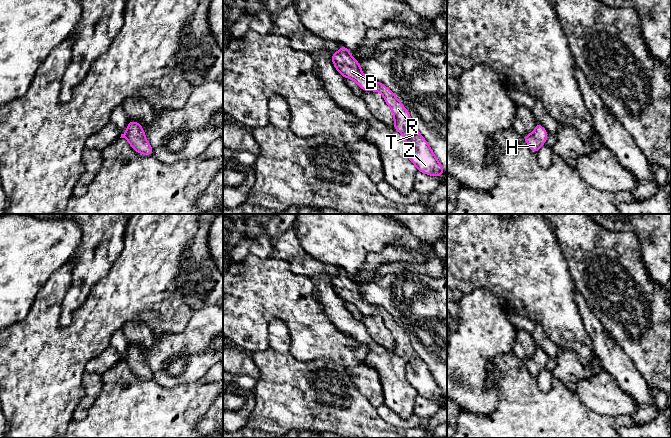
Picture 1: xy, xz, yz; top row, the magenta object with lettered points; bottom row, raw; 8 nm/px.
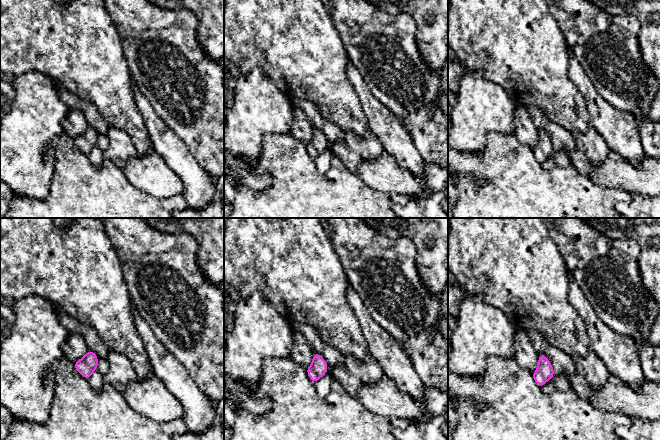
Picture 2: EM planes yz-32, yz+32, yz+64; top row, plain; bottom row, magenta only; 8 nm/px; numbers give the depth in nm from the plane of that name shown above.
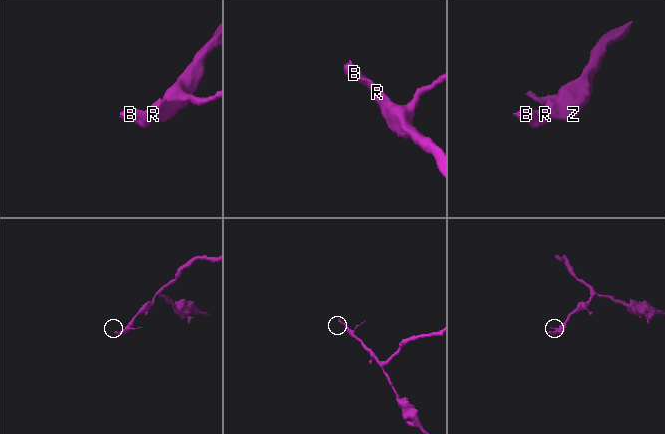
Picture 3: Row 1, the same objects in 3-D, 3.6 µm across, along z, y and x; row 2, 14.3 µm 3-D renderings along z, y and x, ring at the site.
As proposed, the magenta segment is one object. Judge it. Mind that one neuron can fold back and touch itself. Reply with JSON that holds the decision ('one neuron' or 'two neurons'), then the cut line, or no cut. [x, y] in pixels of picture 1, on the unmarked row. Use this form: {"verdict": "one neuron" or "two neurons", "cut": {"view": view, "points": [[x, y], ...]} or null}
{"verdict": "one neuron", "cut": null}

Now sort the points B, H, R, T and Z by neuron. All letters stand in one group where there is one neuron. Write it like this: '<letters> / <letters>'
B H R T Z

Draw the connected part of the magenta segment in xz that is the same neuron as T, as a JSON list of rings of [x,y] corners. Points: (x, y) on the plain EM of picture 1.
[[[341,269],[341,273],[331,279],[336,294],[344,301],[354,304],[363,315],[380,316],[394,339],[394,353],[401,357],[406,366],[408,383],[417,391],[418,395],[431,400],[442,400],[444,393],[437,384],[427,365],[415,352],[409,336],[398,324],[394,317],[383,307],[366,302],[350,275]]]

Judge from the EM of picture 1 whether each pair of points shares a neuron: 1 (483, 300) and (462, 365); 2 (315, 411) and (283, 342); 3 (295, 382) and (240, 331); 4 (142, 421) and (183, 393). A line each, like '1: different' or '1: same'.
1: same
2: same
3: different
4: same

